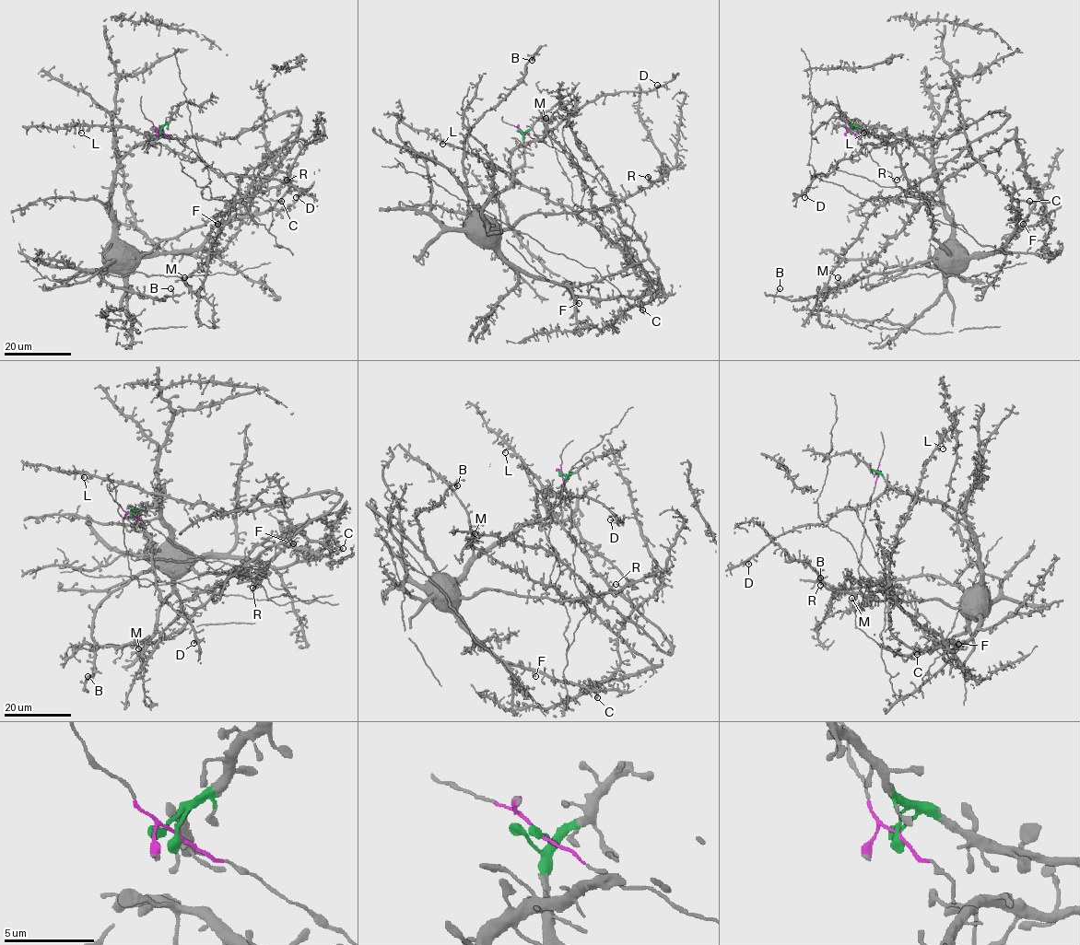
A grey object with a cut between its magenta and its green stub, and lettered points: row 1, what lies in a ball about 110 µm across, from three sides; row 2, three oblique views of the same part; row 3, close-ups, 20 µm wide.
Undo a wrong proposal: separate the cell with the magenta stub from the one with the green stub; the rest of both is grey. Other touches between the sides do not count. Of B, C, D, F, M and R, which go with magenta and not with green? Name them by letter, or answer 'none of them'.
M

